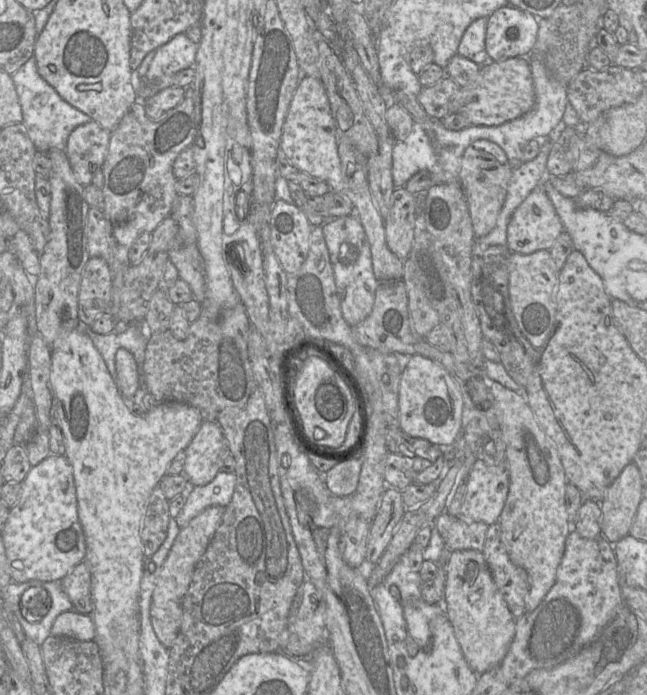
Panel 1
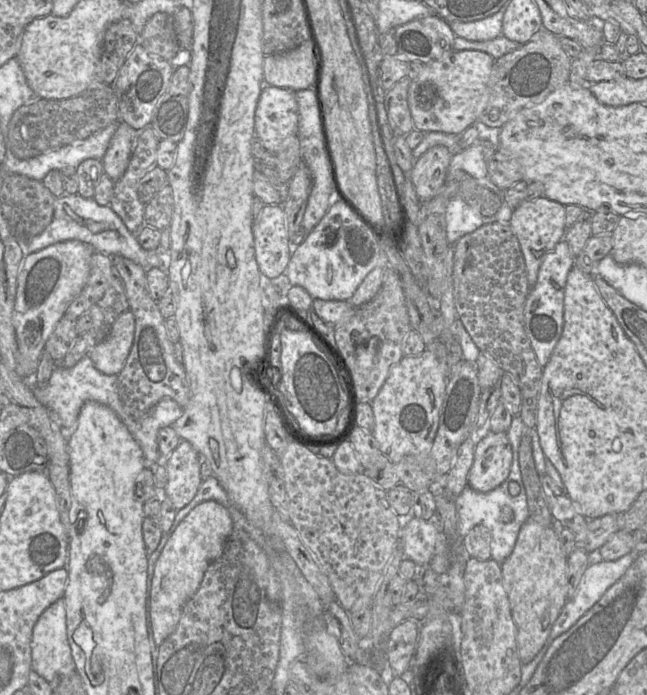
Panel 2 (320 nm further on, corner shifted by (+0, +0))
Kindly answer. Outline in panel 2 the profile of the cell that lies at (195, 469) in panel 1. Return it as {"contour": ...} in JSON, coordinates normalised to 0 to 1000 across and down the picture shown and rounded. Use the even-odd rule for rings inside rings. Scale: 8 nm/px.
{"contour":[[[280,633],[264,653],[250,662],[258,676],[258,698],[247,706],[249,715],[261,718],[274,734],[292,725],[301,715],[311,695],[311,656],[294,636]]]}

